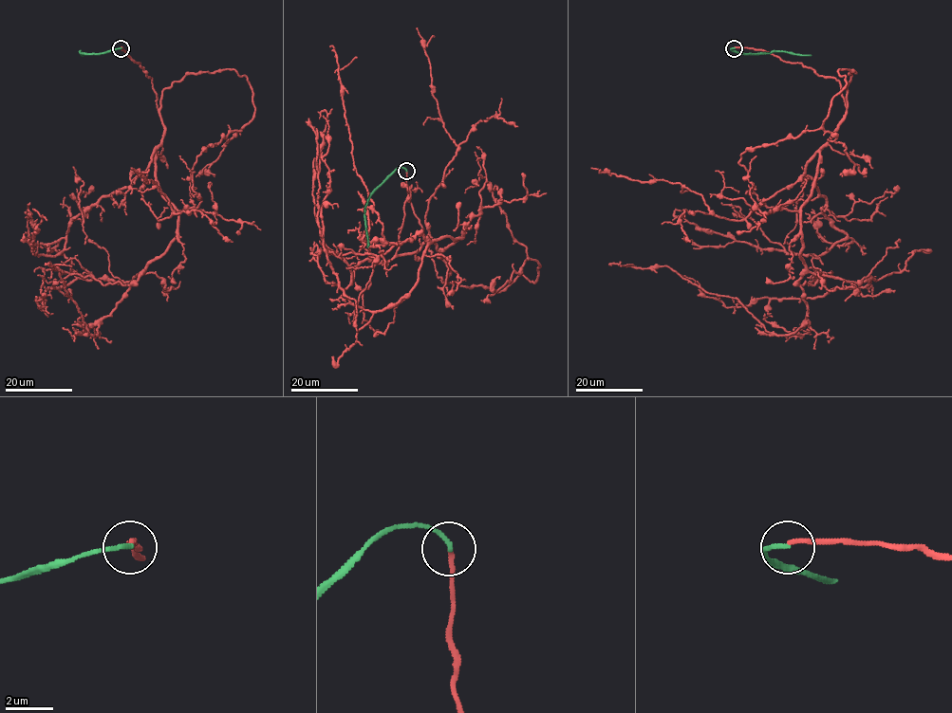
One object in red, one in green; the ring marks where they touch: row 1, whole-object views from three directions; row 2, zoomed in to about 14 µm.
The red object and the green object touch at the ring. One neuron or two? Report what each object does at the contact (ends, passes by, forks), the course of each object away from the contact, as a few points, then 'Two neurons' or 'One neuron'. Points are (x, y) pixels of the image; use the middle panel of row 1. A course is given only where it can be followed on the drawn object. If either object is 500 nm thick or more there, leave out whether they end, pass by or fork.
At the ring red ends. At the ring green ends. Course of red: (406, 171), (443, 283), (440, 254), (463, 238), (428, 246), (416, 286), (369, 311), (323, 246), (323, 116). Course of green: (406, 171), (397, 169), (367, 201), (364, 222), (368, 246). Two neurons

